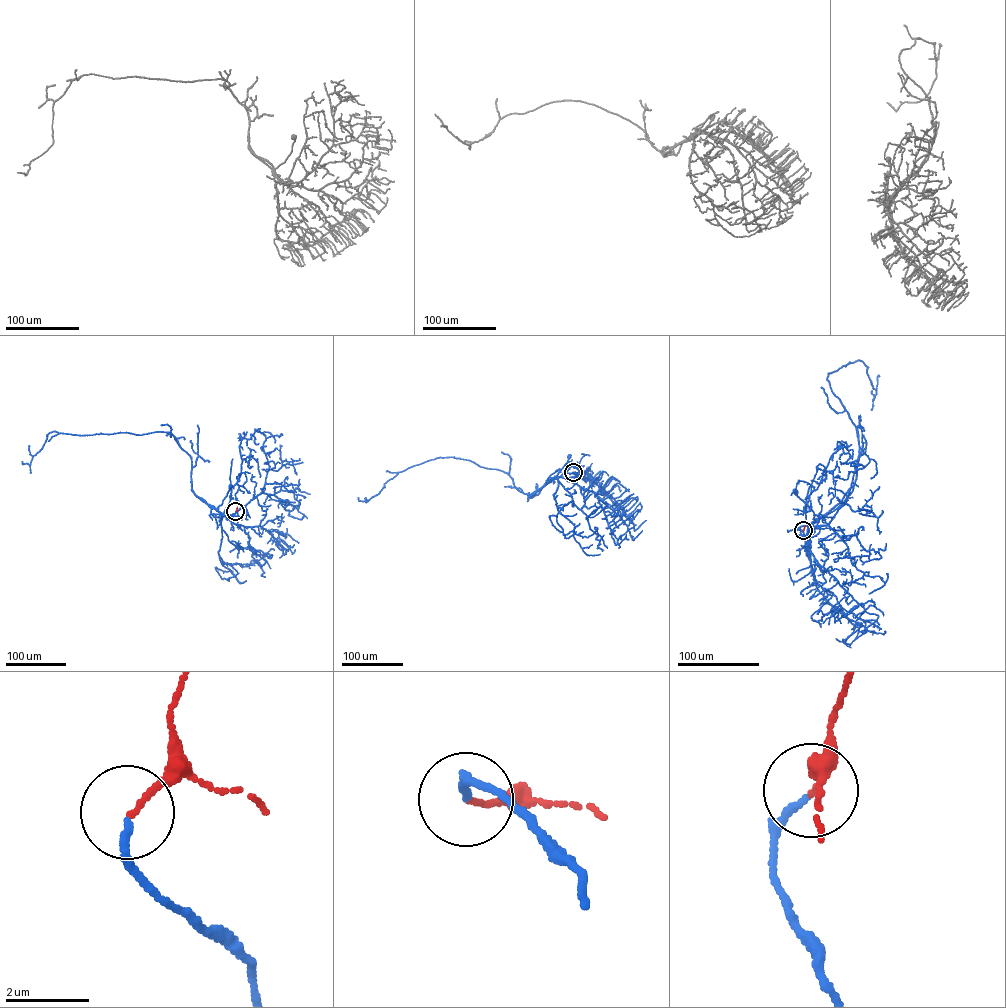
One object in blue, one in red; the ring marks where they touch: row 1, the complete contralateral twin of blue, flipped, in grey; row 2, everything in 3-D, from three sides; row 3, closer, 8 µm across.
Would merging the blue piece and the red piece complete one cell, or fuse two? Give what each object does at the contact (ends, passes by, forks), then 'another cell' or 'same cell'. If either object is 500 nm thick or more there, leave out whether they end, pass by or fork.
blue ends there; red ends there; same cell

